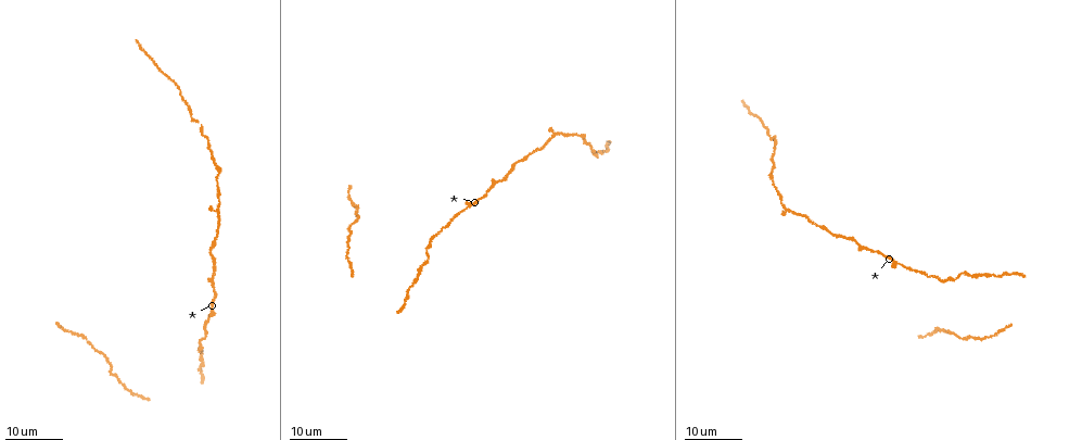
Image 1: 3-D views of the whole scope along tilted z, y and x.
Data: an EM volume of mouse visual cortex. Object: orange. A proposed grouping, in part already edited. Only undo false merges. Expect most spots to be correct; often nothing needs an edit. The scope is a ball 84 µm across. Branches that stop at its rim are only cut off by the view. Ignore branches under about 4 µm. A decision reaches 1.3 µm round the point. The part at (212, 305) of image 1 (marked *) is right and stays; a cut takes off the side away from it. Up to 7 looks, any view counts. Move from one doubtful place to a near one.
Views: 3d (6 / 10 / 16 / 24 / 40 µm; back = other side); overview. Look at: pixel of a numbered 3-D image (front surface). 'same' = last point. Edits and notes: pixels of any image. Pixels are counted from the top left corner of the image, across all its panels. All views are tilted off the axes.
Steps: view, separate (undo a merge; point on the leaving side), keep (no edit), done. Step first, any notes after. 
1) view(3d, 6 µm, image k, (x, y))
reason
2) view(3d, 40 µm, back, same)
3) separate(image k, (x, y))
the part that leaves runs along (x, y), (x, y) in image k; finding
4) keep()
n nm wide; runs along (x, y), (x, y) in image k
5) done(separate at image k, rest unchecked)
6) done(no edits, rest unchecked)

view(3d, 24 µm, image 1, (771, 172))
sudden change in width

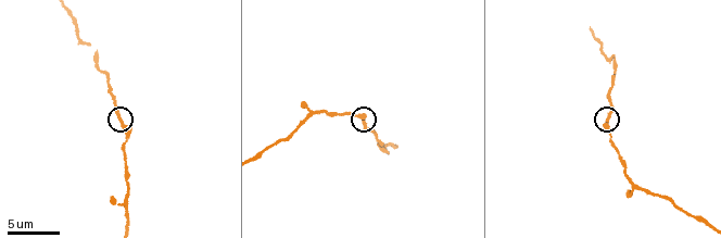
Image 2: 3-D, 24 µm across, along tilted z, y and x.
view(3d, 6 µm, image 2, (605, 119))
zoom in

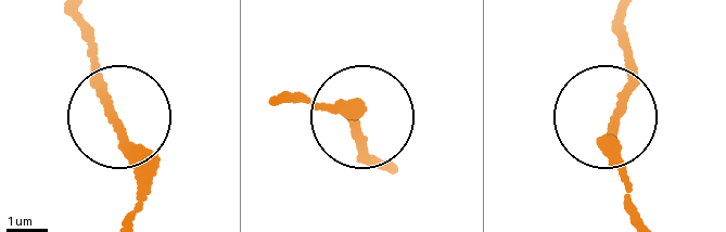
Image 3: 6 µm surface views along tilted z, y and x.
keep()
runs along (634, 213), (611, 127), (633, 54) in image 3; continuous, no second cell

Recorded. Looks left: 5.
view(3d, 16 µm, image 1, (514, 165))
thin neck

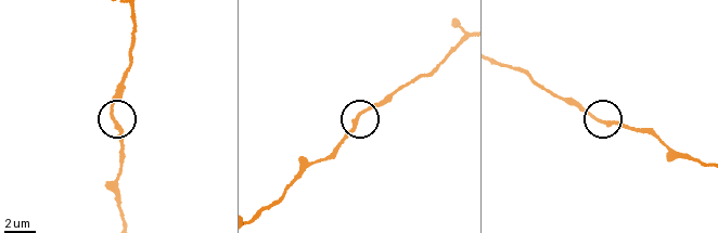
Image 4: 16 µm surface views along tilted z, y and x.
view(3d, 6 µm, image 4, (599, 122))
zoom in

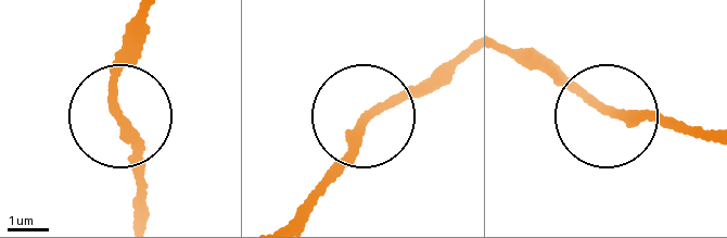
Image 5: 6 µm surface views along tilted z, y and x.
keep()
runs along (702, 132), (612, 114), (525, 57) in image 5; continuous, no second cell

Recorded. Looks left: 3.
view(3d, 16 µm, image 2, (95, 51))
narrows sharply

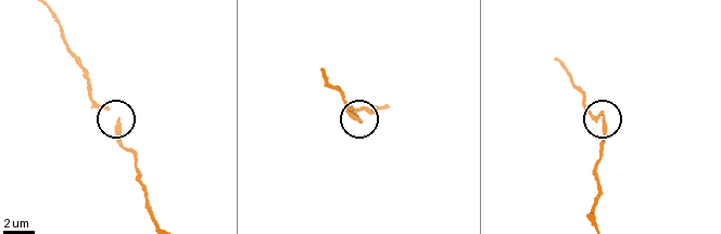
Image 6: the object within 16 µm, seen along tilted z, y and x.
view(3d, 6 µm, image 6, (119, 119))
zoom in

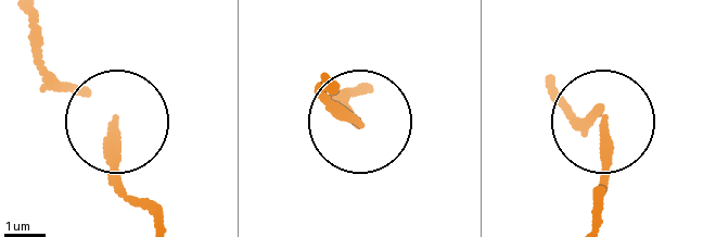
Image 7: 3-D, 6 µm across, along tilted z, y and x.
keep()
runs along (593, 224), (604, 120), (557, 102) in image 7; one cell here

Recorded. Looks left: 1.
done(no edits, rest unchecked)

